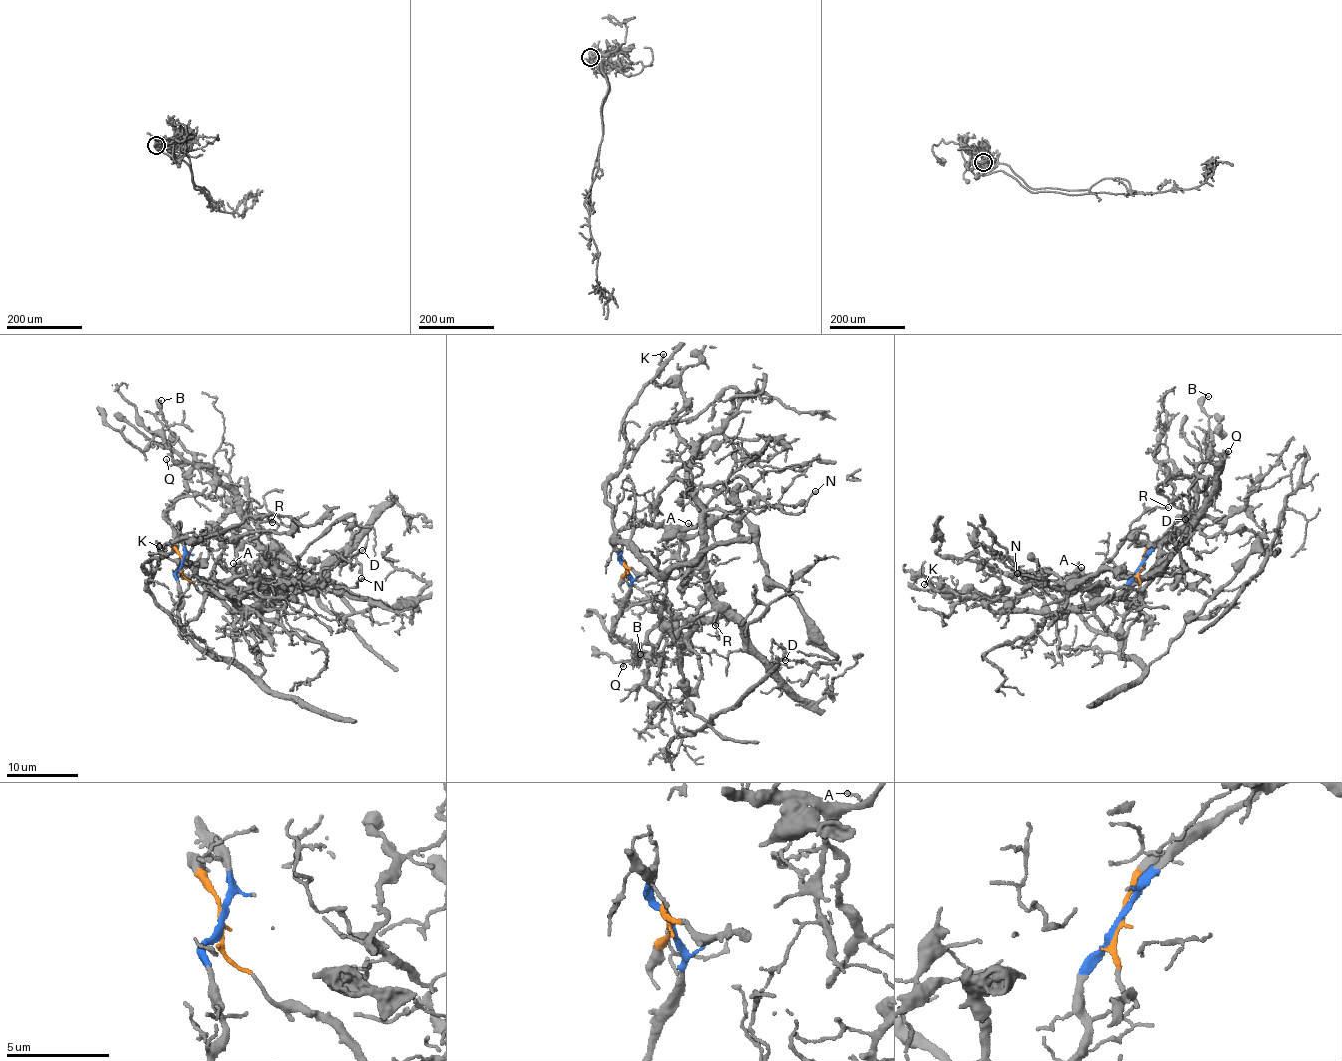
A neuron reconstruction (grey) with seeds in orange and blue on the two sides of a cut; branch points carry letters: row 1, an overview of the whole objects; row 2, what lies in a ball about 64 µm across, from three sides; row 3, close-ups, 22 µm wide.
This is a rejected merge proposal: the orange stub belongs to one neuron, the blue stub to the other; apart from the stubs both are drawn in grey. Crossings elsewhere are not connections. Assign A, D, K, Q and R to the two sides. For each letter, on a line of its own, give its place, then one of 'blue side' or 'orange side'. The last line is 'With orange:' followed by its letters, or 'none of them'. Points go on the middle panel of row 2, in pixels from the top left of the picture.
A: at (688, 523); blue side
D: at (785, 660); orange side
K: at (663, 354); blue side
Q: at (623, 666); blue side
R: at (715, 625); blue side
With orange: D

